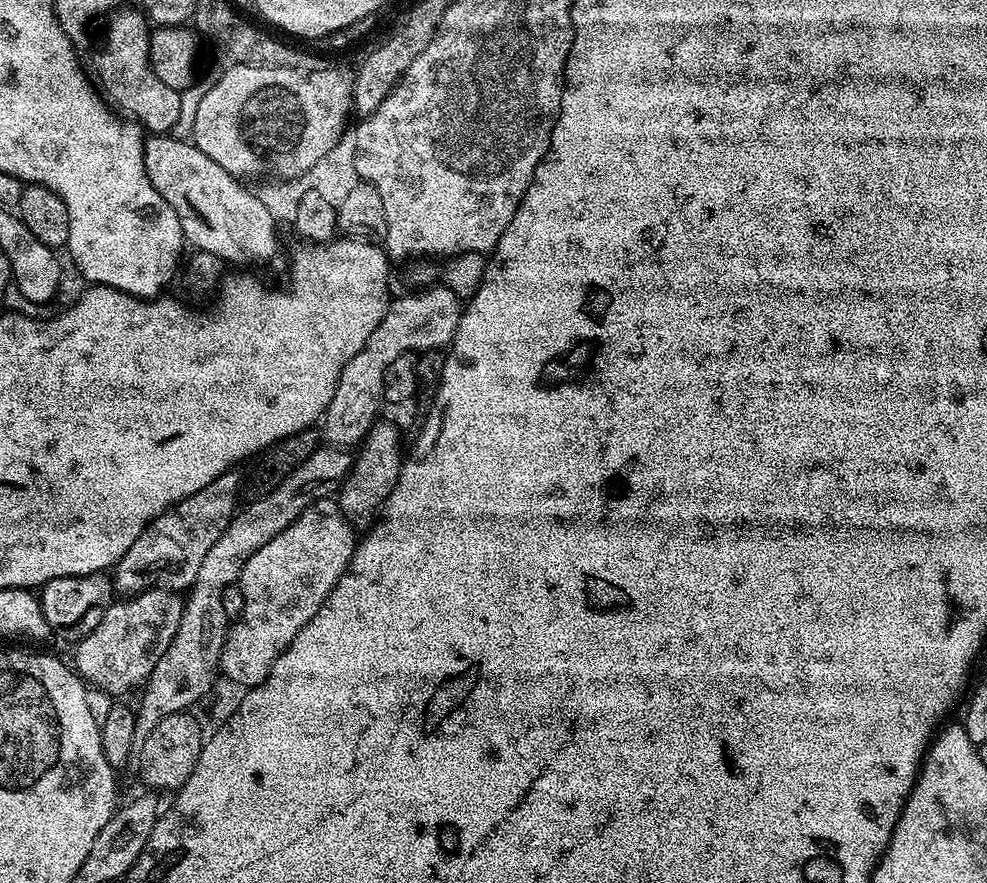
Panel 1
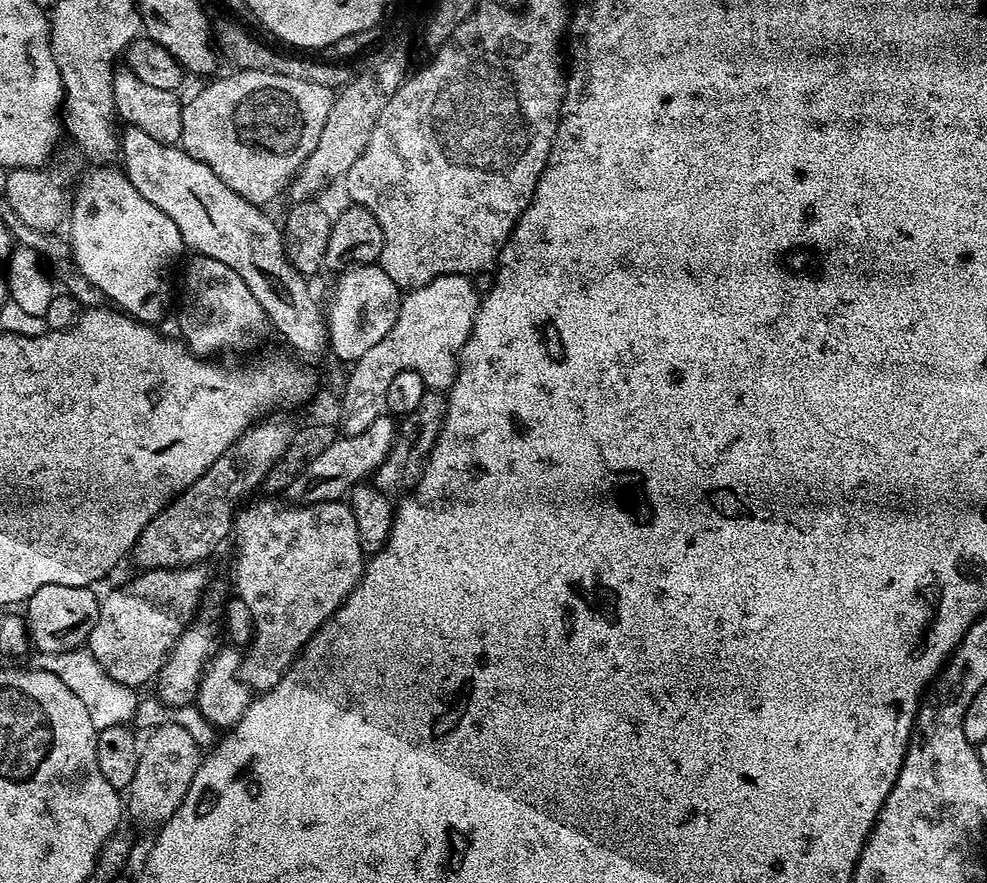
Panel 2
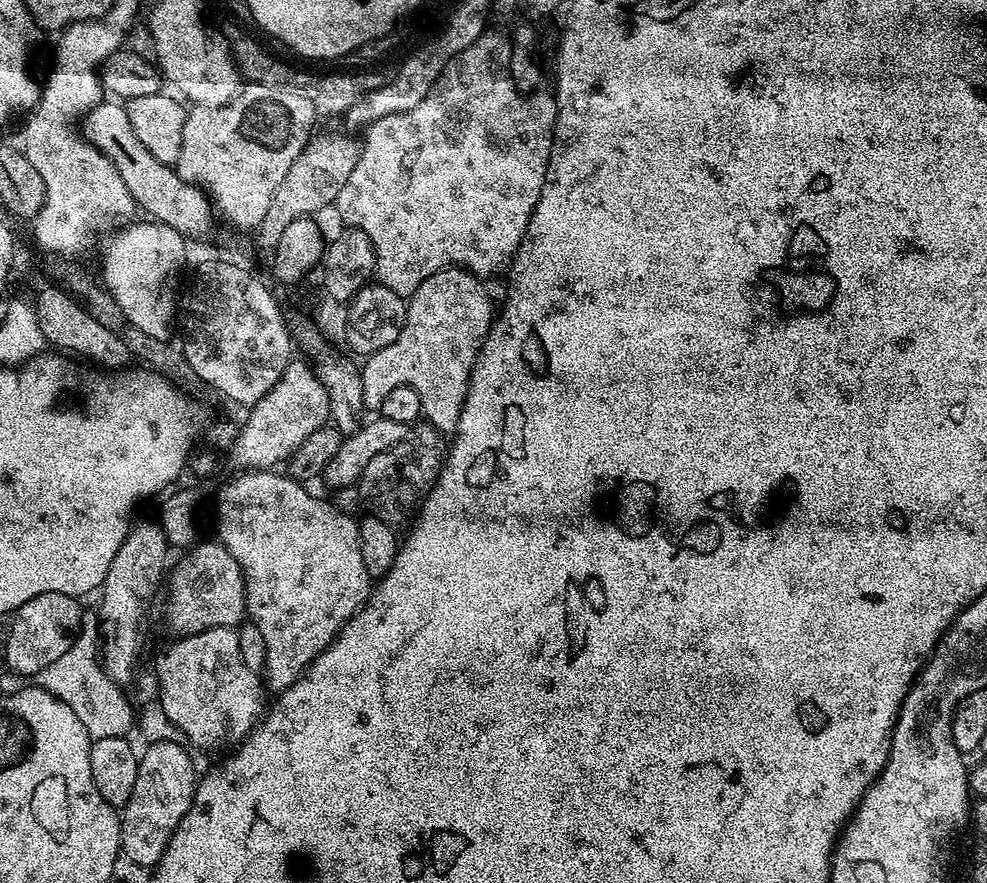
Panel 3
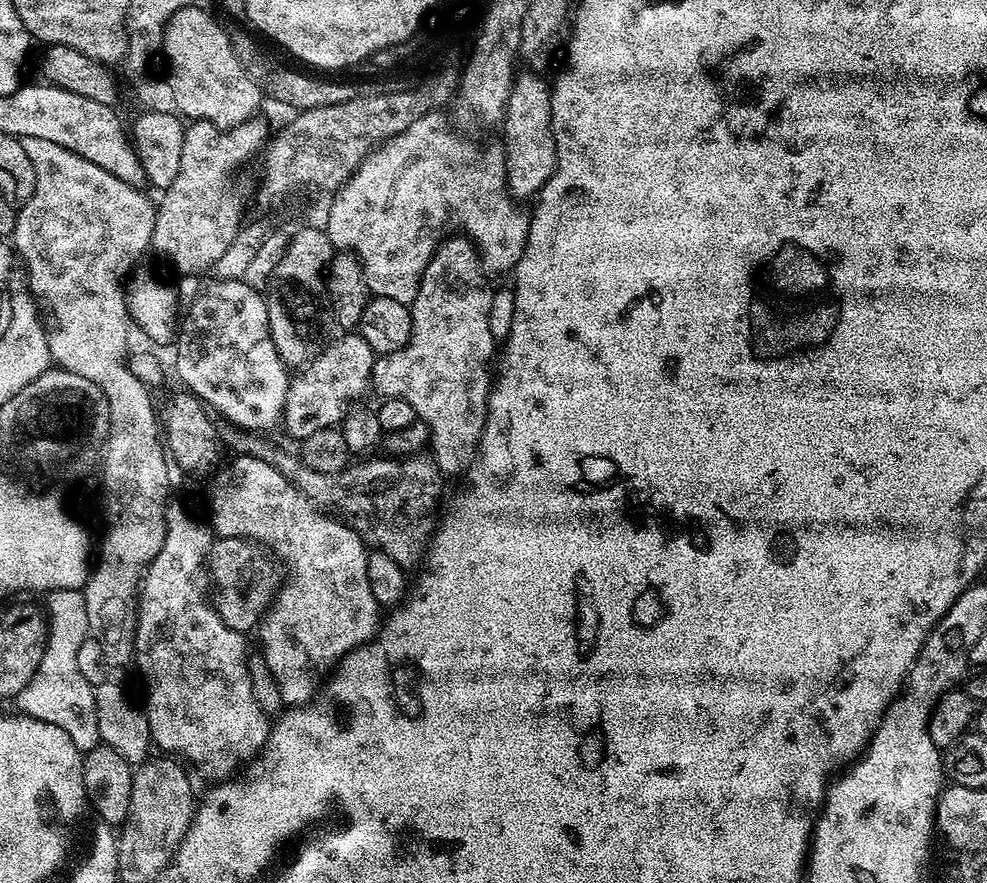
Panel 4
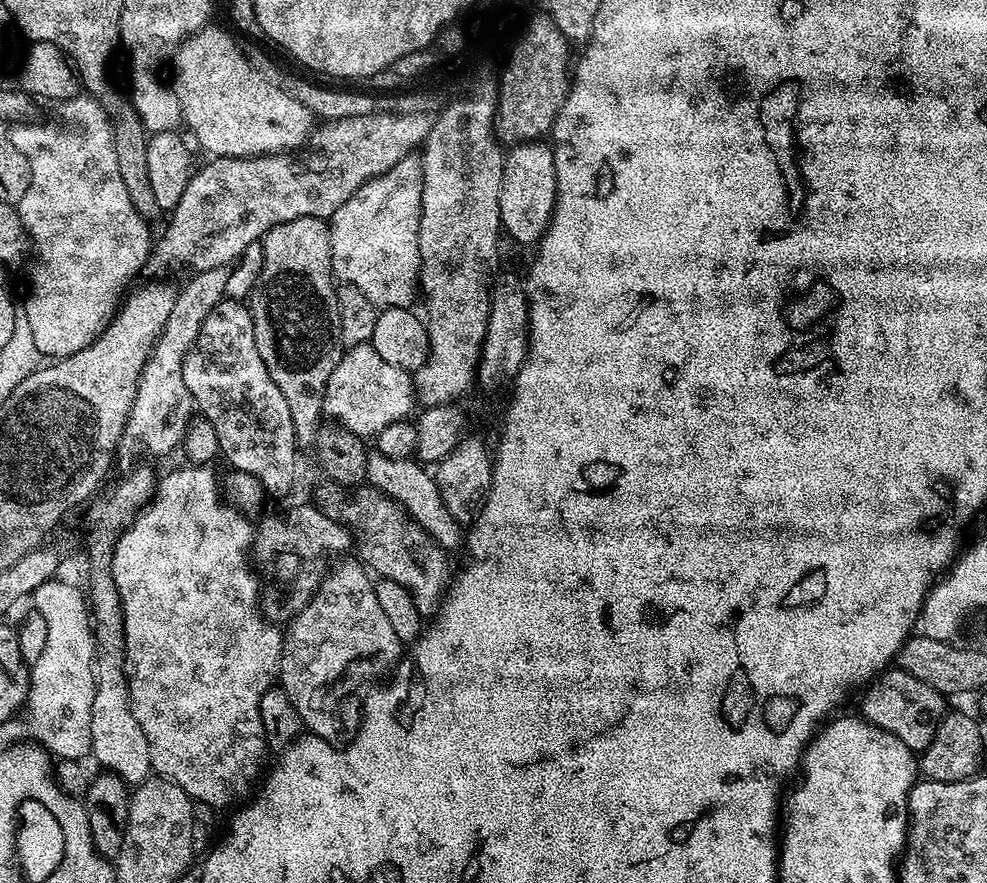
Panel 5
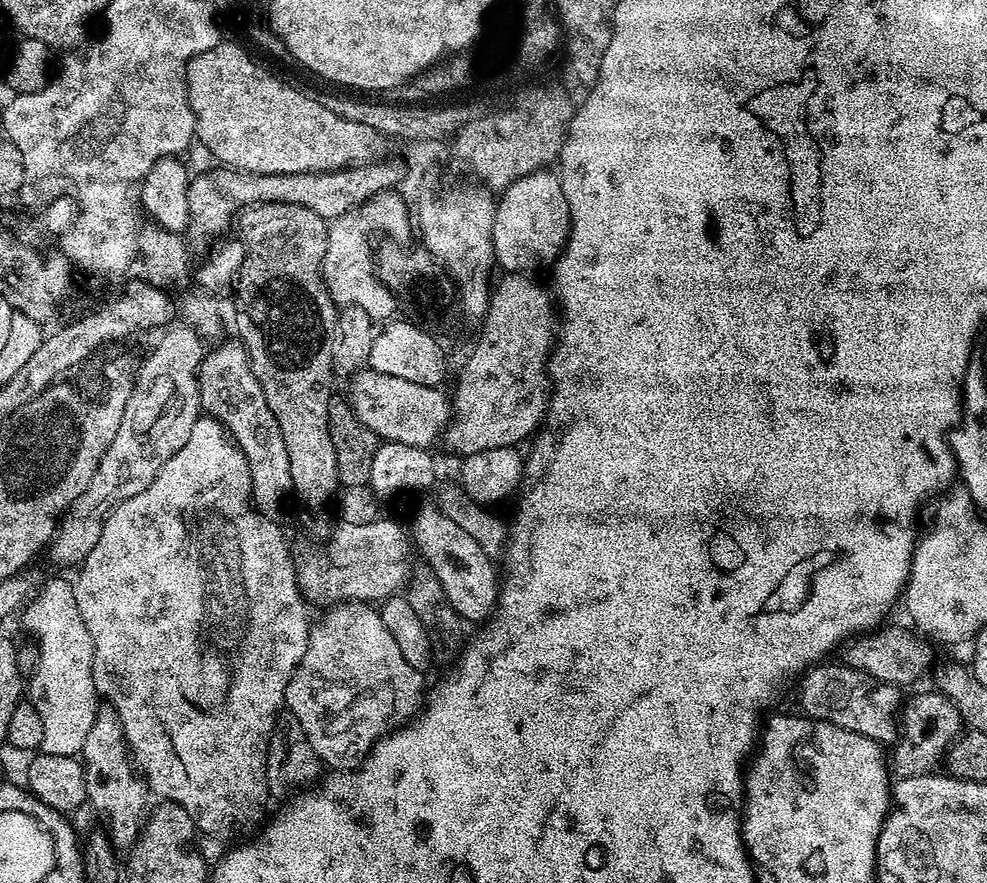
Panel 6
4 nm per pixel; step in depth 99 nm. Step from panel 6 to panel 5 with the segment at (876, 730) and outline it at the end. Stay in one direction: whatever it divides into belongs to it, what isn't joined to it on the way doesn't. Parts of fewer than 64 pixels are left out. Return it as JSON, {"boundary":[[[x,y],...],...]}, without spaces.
{"boundary":[[[899,666],[889,667],[863,689],[859,715],[869,724],[894,734],[913,752],[923,753],[936,733],[936,727],[946,715],[944,693],[931,688],[926,682],[914,678]]]}

